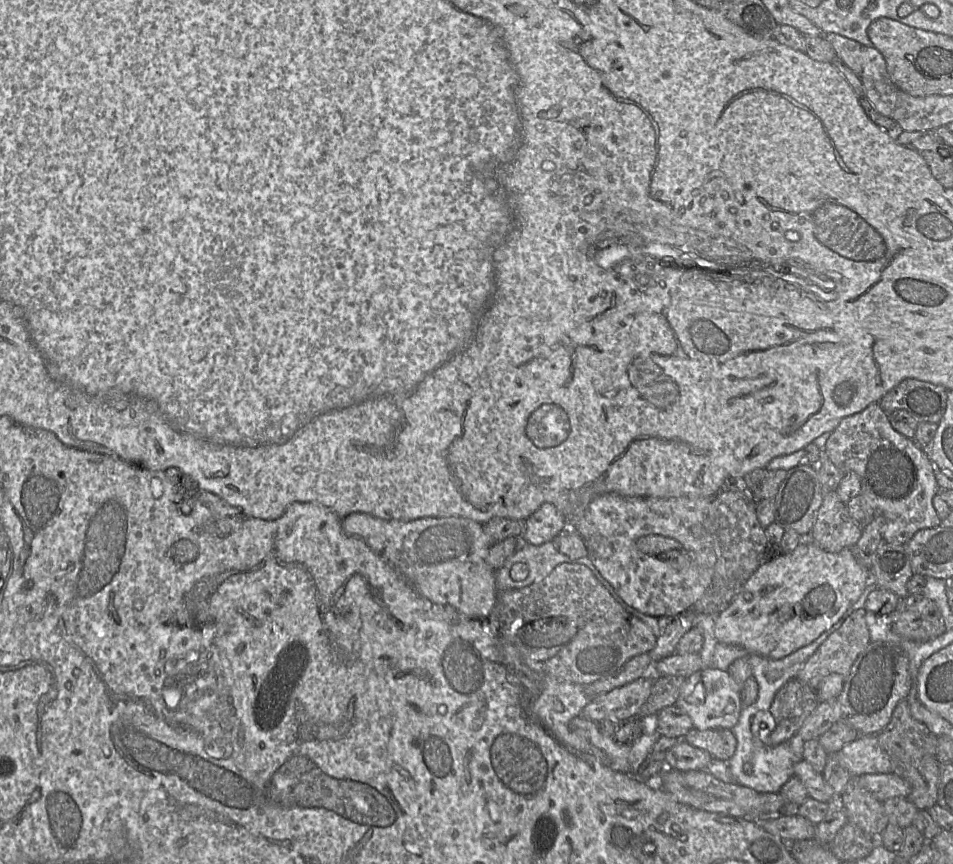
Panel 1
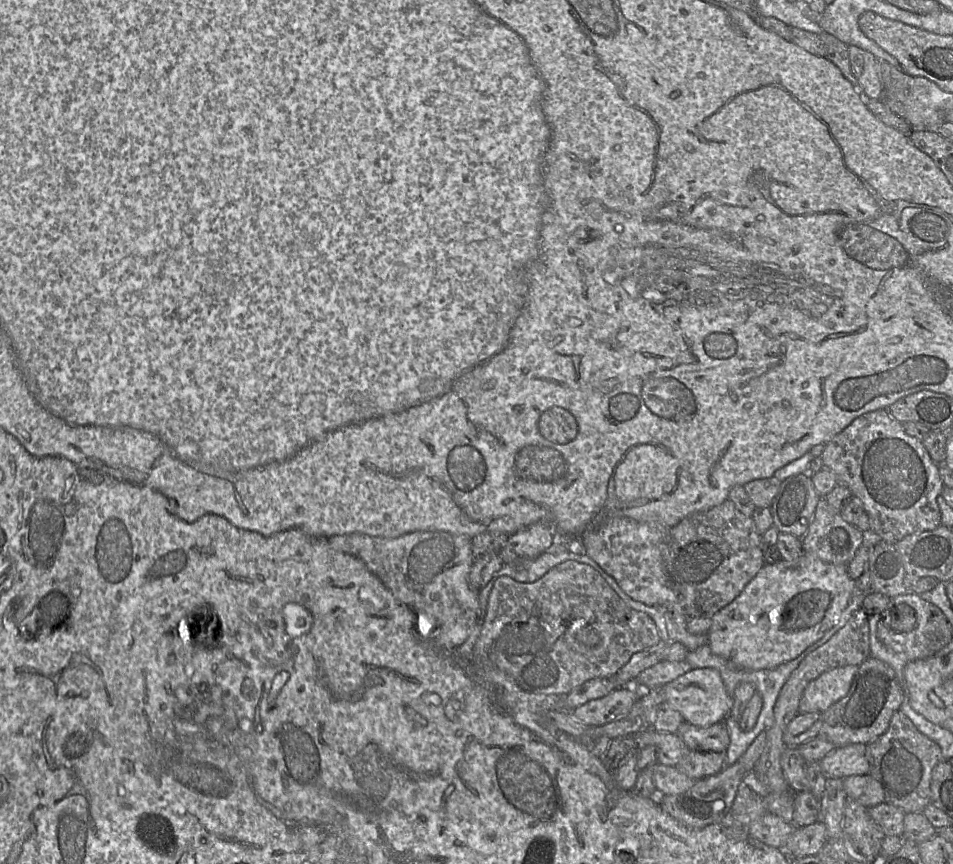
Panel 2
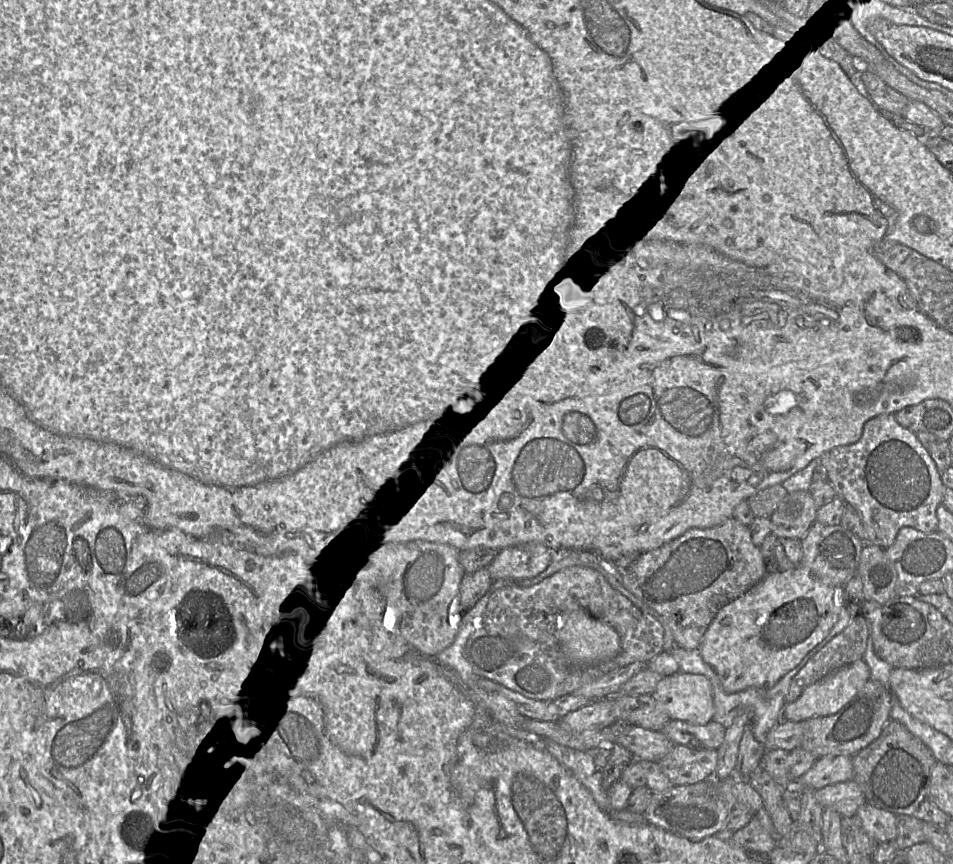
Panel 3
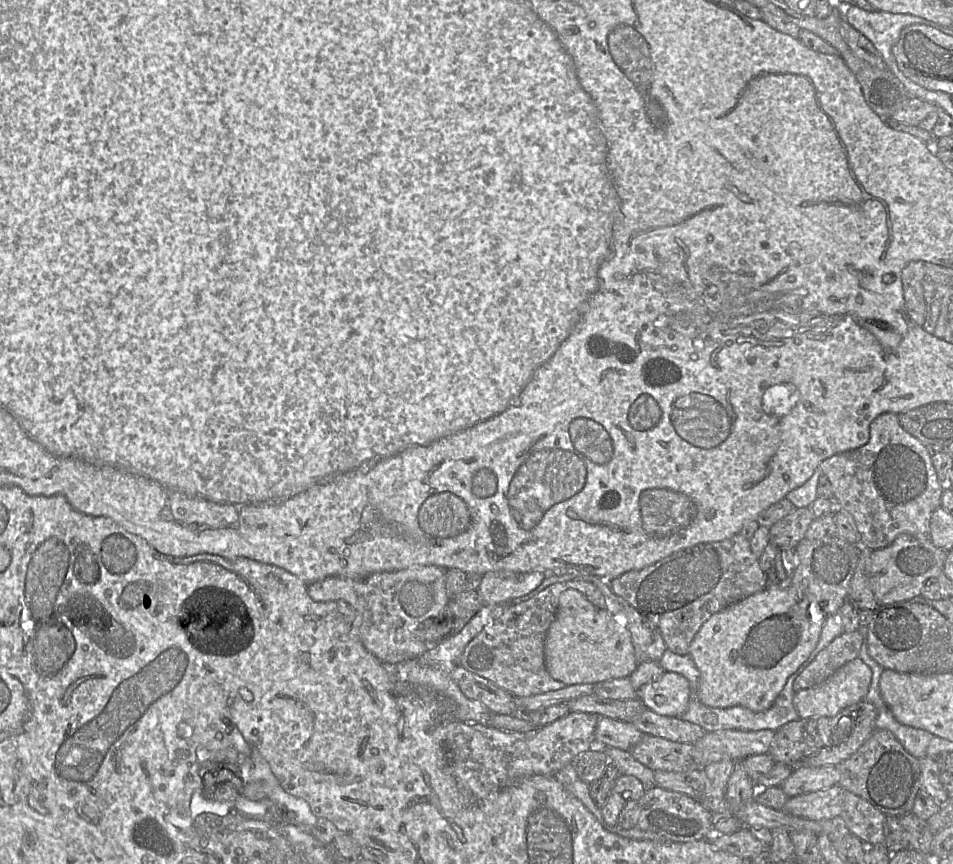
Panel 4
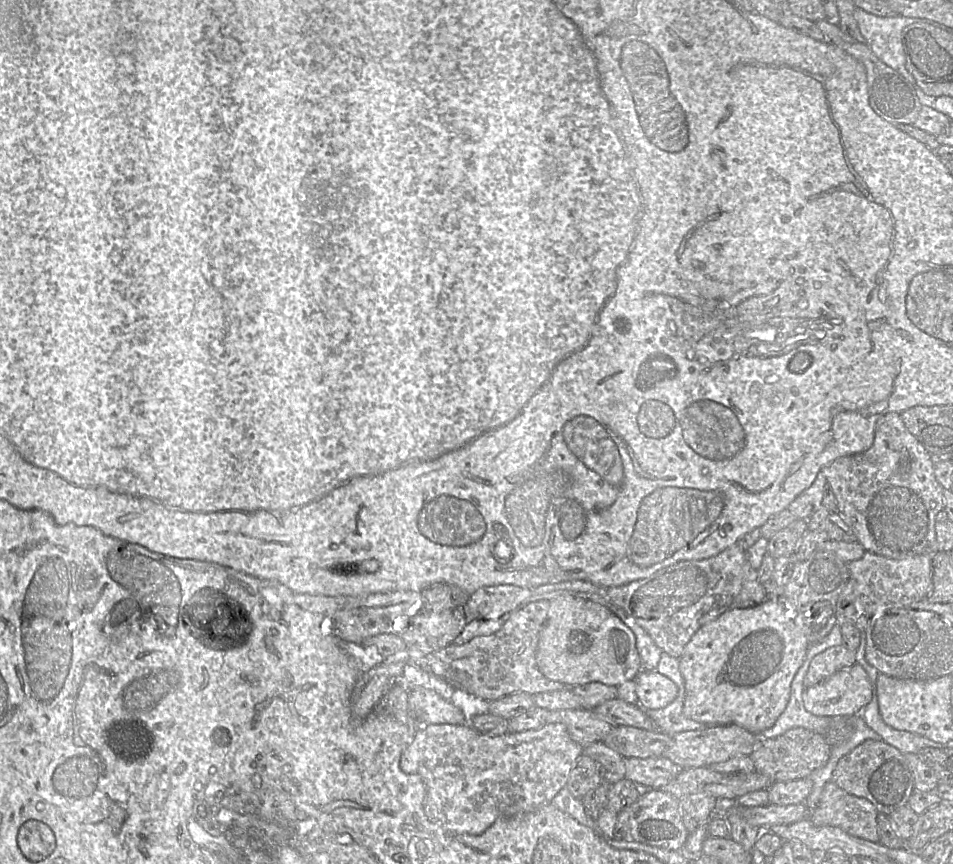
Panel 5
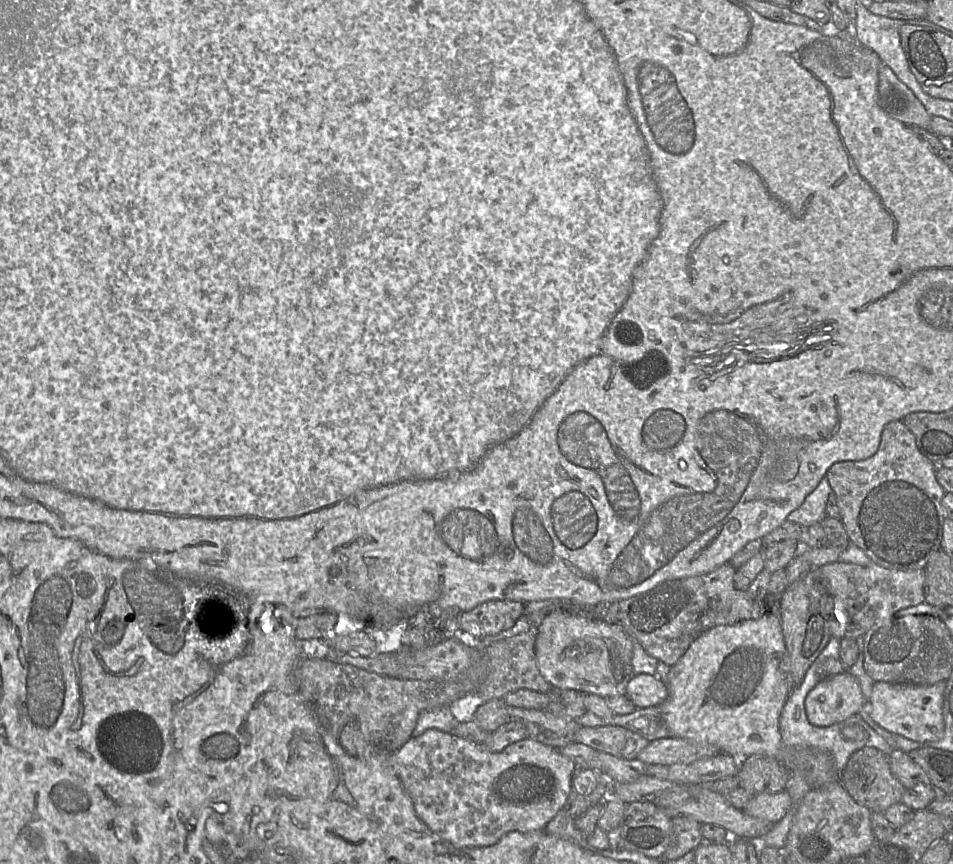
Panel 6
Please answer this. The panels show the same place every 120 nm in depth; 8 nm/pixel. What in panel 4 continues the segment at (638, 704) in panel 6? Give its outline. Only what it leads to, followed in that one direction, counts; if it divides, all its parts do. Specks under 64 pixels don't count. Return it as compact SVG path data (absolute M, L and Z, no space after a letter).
M664 671L660 677L639 690L639 698L657 714L679 717L688 708L689 682L678 673Z

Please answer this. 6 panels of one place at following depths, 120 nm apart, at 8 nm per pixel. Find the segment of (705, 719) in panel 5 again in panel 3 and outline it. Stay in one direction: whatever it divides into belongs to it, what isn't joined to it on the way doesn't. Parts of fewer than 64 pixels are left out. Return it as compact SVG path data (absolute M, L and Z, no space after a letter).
M797 566L787 571L768 573L743 595L723 606L714 617L698 646L703 660L720 678L727 693L748 688L772 688L794 669L830 632L845 605L842 585L825 583L810 569Z

